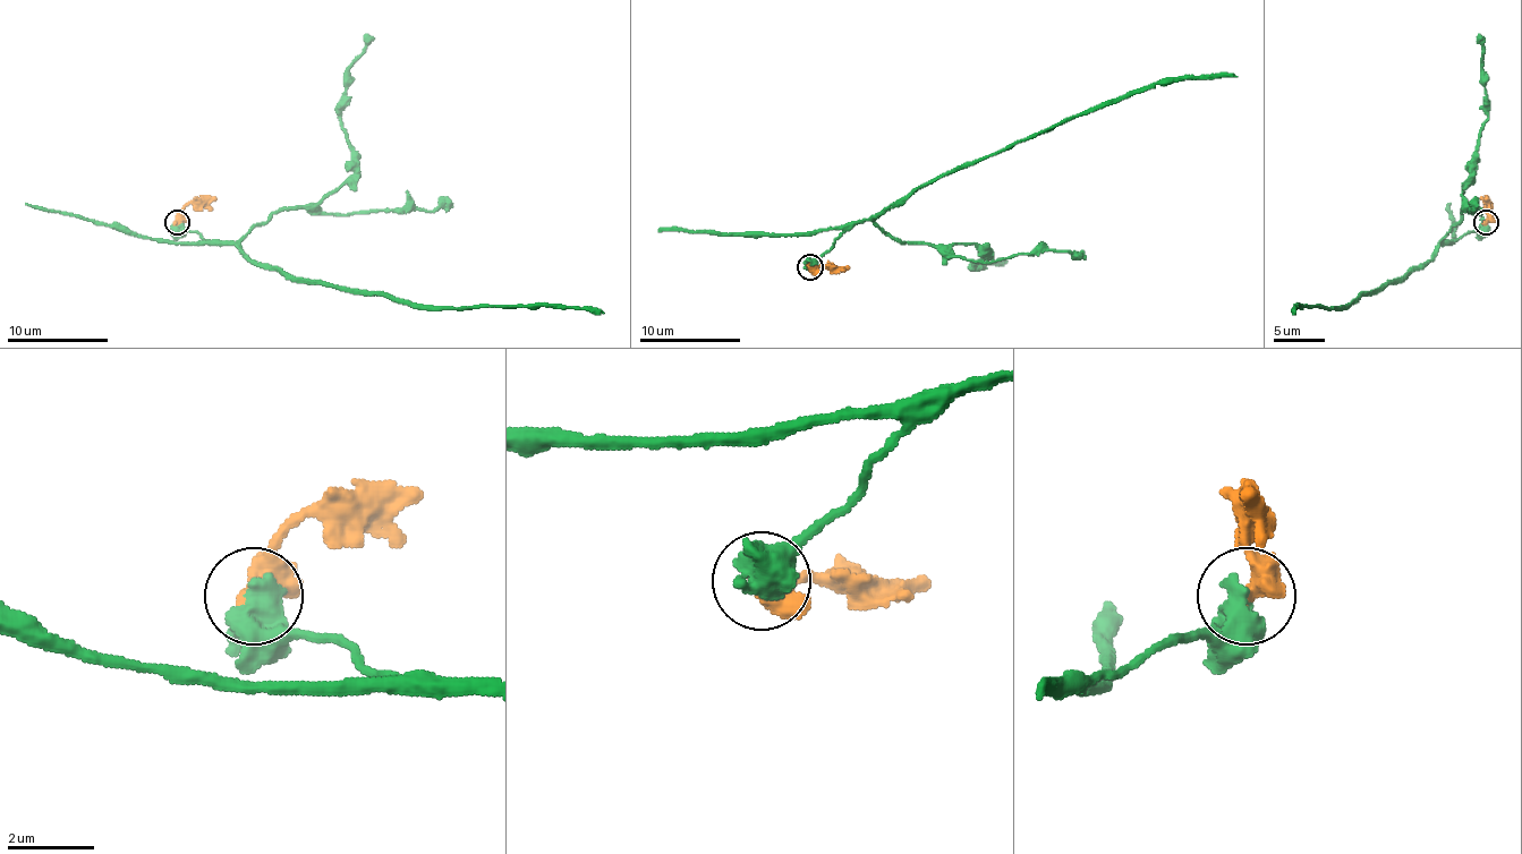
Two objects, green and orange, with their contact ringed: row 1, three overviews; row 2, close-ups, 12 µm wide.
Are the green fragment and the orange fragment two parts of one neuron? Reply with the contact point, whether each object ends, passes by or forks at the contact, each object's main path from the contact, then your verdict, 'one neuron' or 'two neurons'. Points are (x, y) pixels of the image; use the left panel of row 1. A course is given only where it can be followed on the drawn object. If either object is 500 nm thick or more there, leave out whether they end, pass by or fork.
place (177, 222); course green (176, 222), (295, 278), (383, 293), (406, 304), (457, 308), (578, 306), (603, 314); course orange (176, 222), (189, 203), (212, 203), (217, 197); one neuron

